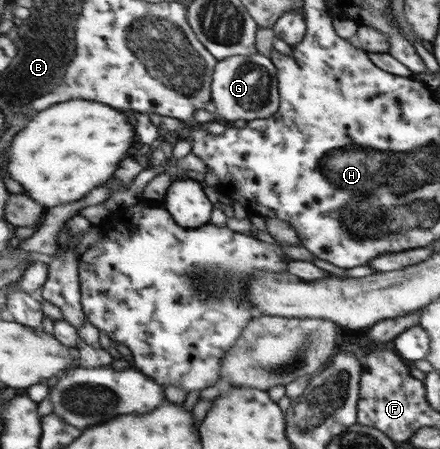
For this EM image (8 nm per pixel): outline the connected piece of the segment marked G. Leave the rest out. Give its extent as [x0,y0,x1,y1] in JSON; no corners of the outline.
[212,52,280,123]

